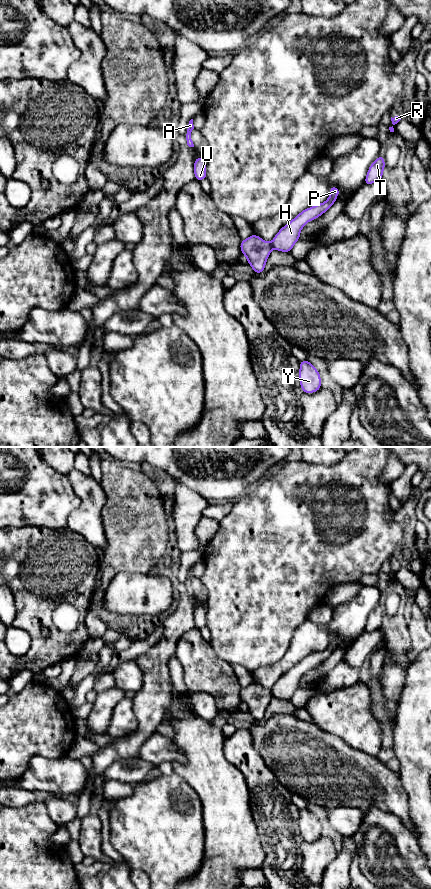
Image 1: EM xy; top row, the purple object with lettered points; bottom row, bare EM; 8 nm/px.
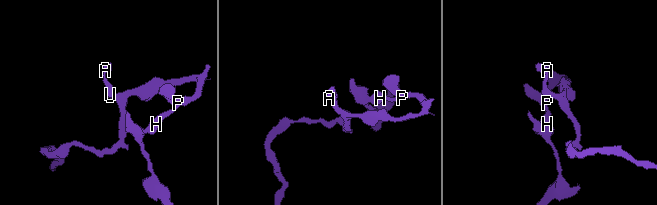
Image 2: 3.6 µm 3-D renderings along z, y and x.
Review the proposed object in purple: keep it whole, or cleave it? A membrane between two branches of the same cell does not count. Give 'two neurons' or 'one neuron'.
two neurons

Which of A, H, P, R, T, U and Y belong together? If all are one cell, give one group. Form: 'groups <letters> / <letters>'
groups A H P R T U / Y

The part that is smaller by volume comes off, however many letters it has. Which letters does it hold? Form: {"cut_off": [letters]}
{"cut_off": ["A", "H", "P", "R", "T", "U"]}

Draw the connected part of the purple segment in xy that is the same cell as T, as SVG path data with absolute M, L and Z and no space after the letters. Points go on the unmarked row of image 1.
M381 602L376 608L369 614L364 633L379 630L382 628L383 619L385 616L385 608Z

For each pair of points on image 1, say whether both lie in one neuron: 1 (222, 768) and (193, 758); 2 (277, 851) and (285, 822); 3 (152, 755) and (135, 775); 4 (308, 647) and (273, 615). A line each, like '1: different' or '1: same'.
1: same
2: same
3: different
4: different

